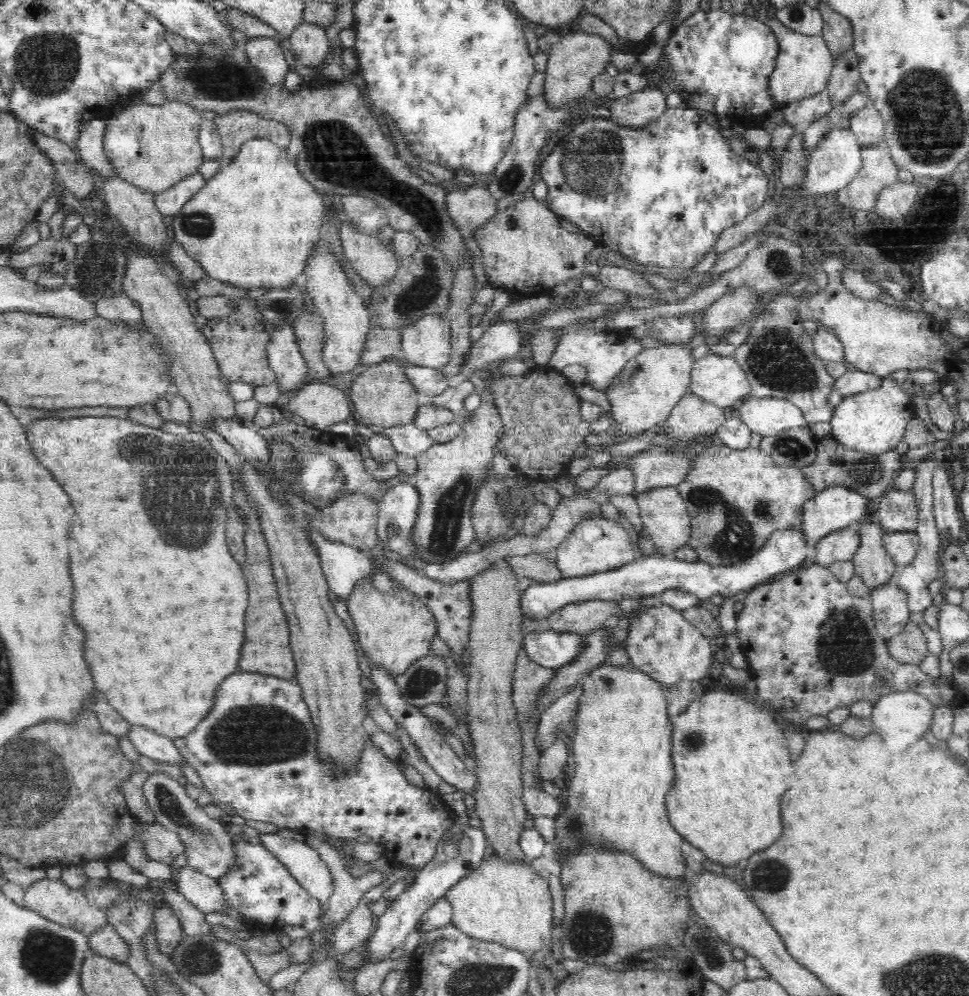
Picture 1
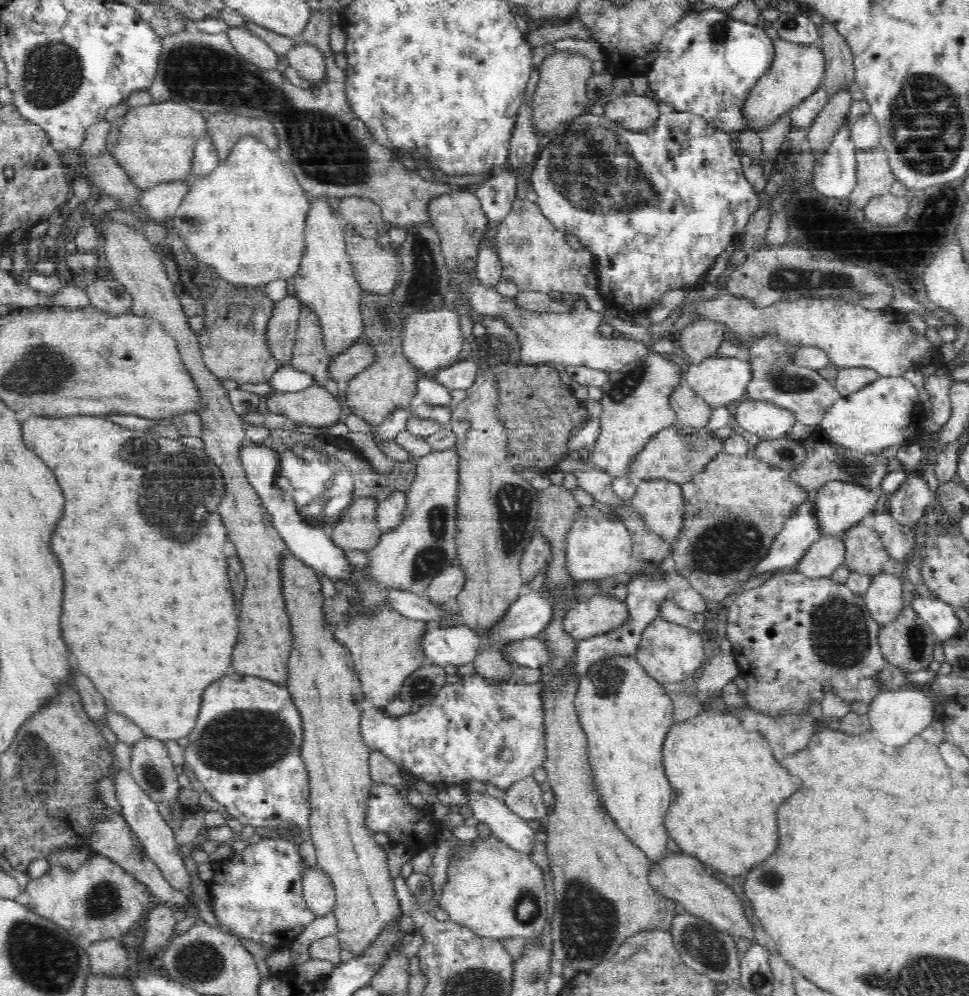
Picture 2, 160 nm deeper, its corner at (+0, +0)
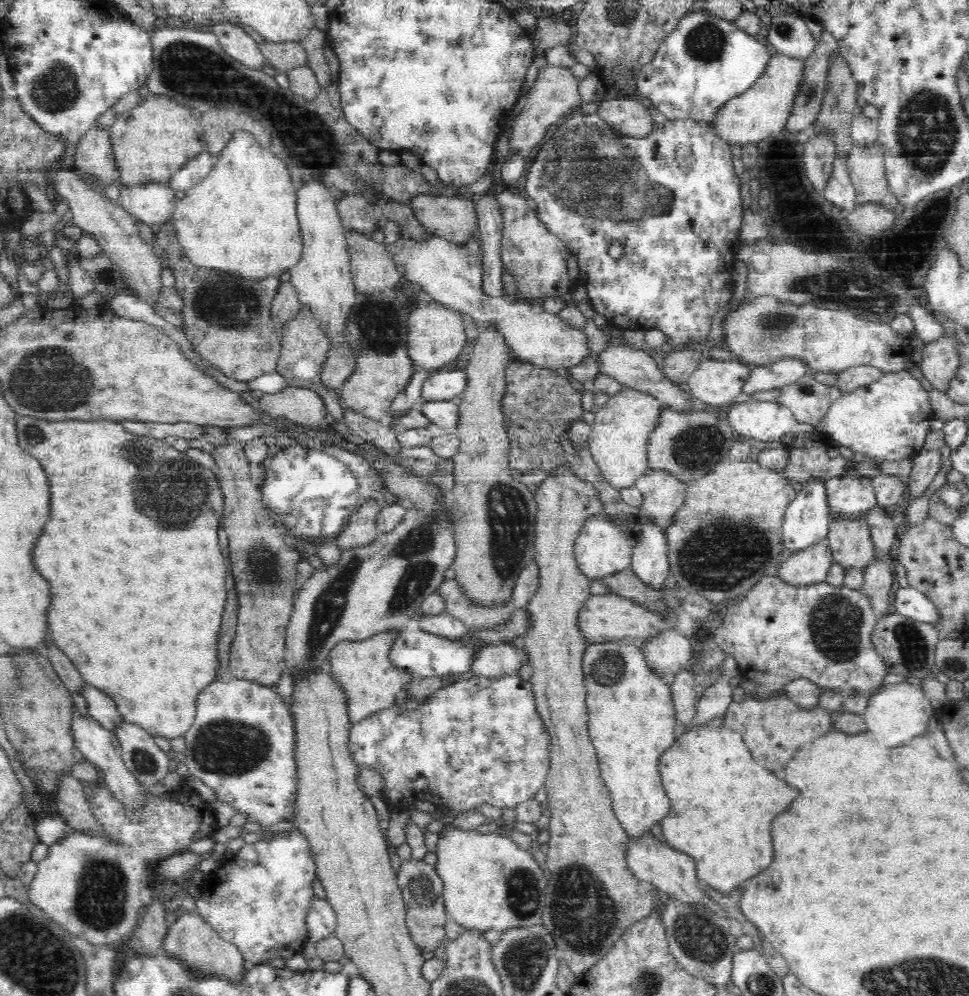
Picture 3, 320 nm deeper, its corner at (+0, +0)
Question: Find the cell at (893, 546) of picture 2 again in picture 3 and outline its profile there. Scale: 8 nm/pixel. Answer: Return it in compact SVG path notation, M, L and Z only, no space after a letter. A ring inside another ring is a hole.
M870 509L870 512L866 512L863 519L868 525L878 556L882 556L882 552L886 554L892 548L895 548L898 542L898 535L892 518L888 518L882 510Z

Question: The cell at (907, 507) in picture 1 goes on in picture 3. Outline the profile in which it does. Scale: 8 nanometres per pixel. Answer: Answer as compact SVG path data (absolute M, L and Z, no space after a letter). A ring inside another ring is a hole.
M922 450L912 461L911 476L907 485L910 490L909 500L922 495L926 488L932 484L932 480L936 478L936 474L942 468L942 454L937 450Z

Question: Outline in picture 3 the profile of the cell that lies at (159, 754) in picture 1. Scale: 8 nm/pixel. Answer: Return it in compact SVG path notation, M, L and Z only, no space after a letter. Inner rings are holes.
M84 683L81 695L86 699L89 716L110 732L122 722L123 716L115 702L104 691Z

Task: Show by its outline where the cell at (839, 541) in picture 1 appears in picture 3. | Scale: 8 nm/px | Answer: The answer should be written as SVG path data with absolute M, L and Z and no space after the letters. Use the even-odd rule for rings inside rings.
M824 538L820 543L795 552L777 567L777 576L792 585L808 585L824 582L833 553Z

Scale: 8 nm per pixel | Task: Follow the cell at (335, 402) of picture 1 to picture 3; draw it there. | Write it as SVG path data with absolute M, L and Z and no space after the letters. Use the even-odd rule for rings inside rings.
M286 387L272 394L258 394L259 411L275 419L286 419L307 429L316 429L328 416L322 397L310 388Z

